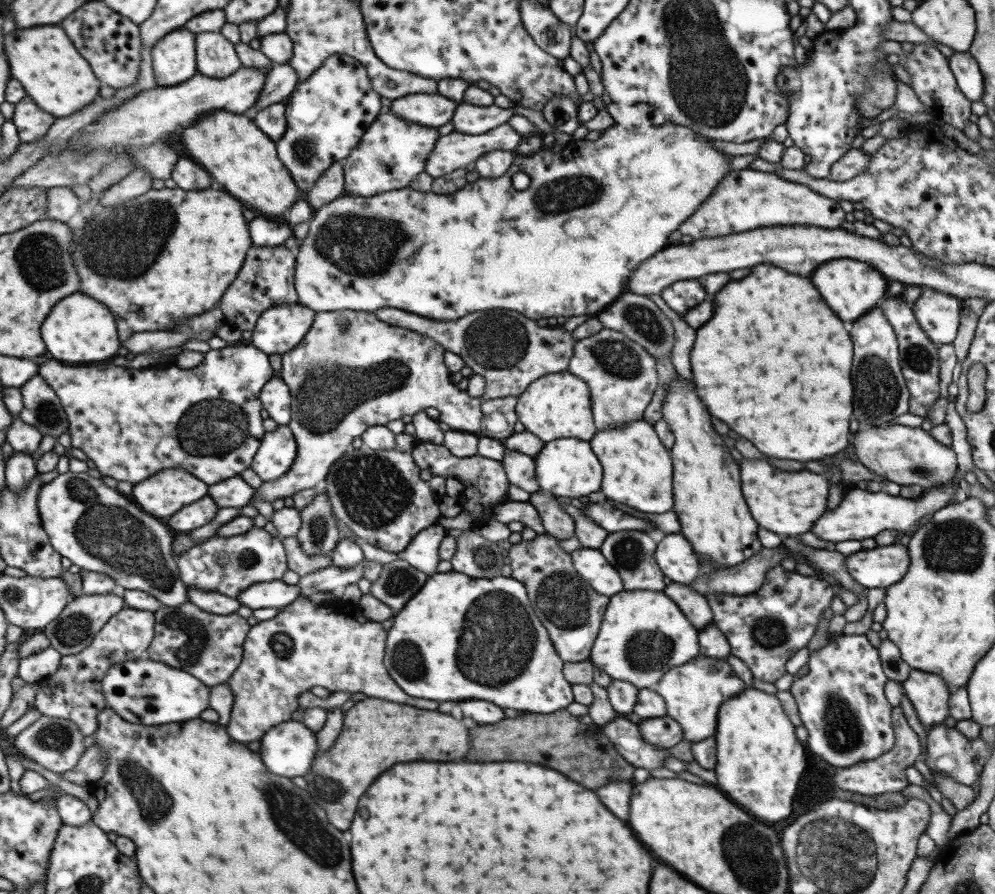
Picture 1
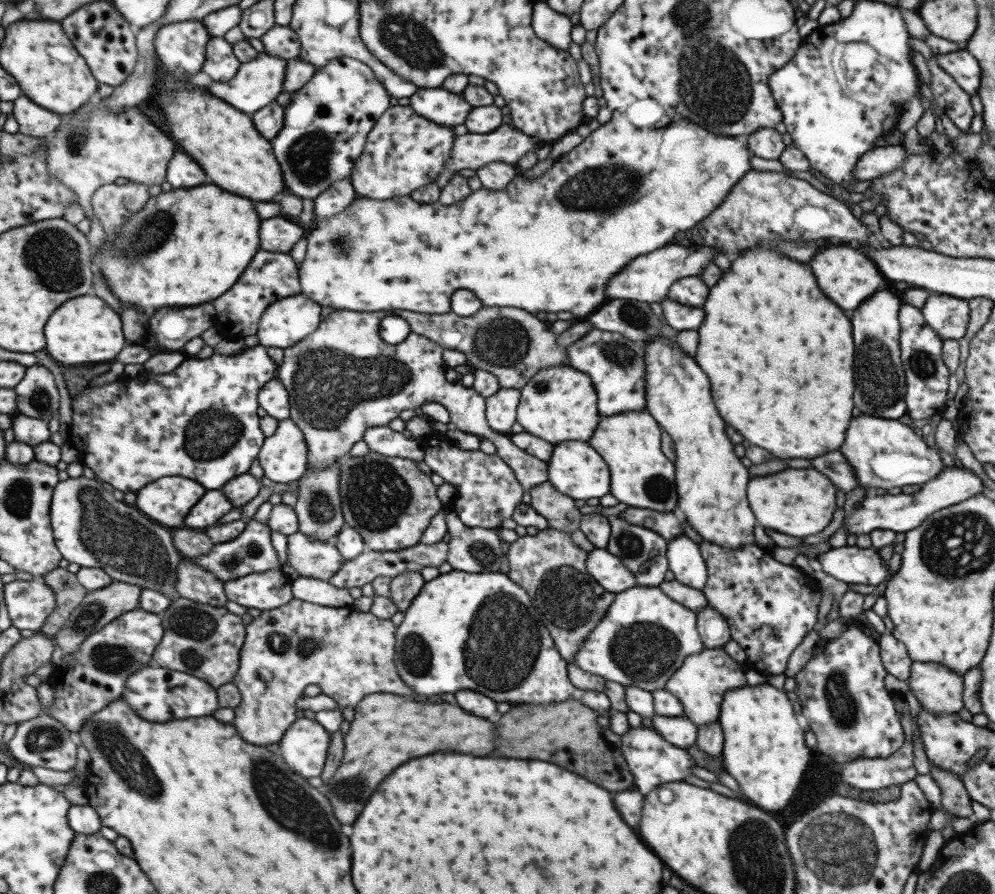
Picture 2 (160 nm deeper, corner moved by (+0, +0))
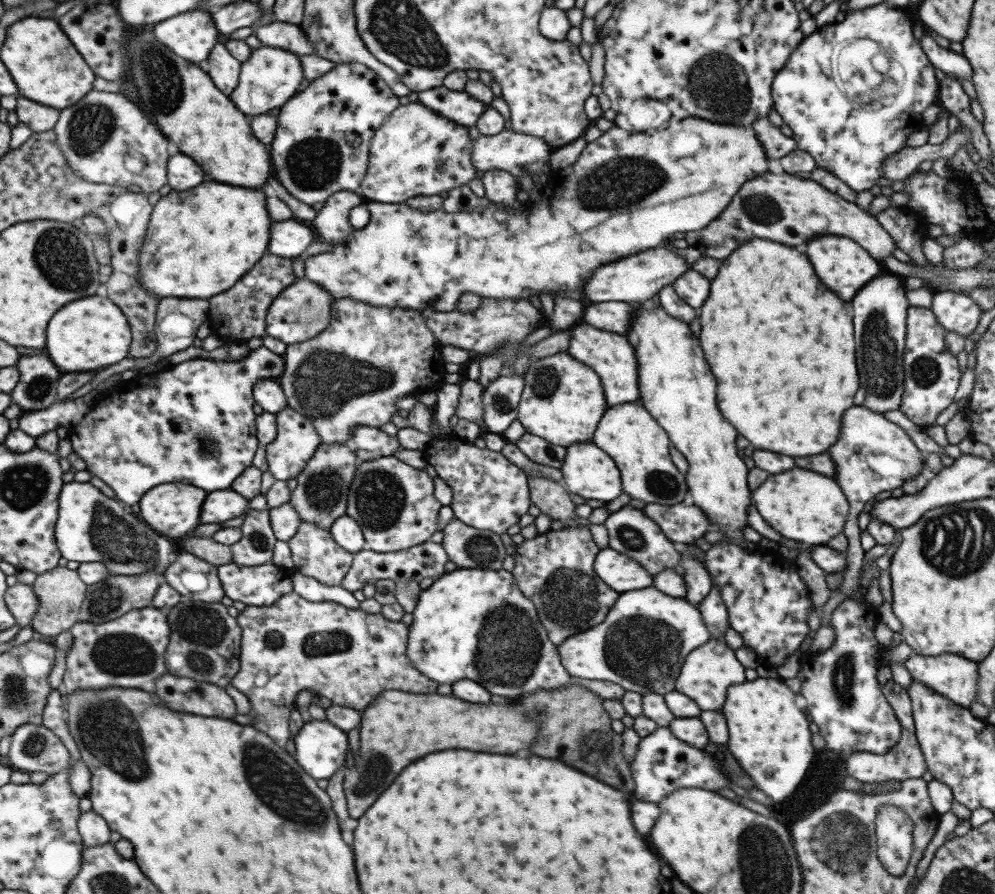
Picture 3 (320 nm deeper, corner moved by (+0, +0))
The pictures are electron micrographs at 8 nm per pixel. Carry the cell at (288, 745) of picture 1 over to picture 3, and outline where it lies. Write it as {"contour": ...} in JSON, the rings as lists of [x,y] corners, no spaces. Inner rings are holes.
{"contour":[[[311,719],[309,722],[305,722],[292,740],[293,746],[295,746],[293,758],[311,778],[328,780],[330,776],[333,776],[333,772],[344,766],[345,751],[348,749],[347,733],[344,733],[339,727],[329,724],[325,719]]]}

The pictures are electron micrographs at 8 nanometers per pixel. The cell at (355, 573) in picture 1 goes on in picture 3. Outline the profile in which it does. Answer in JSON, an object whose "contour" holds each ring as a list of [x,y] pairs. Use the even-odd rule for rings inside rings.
{"contour":[[[430,540],[405,550],[383,553],[365,547],[352,556],[351,566],[341,579],[340,586],[349,593],[355,593],[361,591],[365,584],[374,584],[379,579],[389,579],[396,584],[411,580],[418,583],[422,578],[436,579],[444,573],[443,566],[447,564],[447,561],[446,552],[440,543],[433,543]]]}

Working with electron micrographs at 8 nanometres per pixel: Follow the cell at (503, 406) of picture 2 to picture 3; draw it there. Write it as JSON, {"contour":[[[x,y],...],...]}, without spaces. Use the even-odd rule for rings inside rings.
{"contour":[[[499,375],[481,394],[484,432],[501,434],[517,418],[524,377]]]}

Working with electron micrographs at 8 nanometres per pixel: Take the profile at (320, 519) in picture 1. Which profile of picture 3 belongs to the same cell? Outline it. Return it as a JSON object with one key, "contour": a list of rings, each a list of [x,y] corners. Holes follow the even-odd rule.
{"contour":[[[319,443],[302,471],[295,477],[295,488],[290,492],[289,503],[301,522],[313,523],[327,529],[339,516],[345,515],[347,493],[359,460],[348,444]]]}

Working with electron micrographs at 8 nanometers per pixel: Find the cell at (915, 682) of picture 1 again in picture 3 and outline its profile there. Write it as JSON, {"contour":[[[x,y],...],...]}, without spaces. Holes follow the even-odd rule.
{"contour":[[[943,654],[941,656],[912,655],[903,662],[903,665],[913,681],[924,684],[943,698],[948,698],[963,708],[968,708],[970,702],[976,702],[978,667],[971,660],[963,660],[961,656],[955,656],[955,654]]]}

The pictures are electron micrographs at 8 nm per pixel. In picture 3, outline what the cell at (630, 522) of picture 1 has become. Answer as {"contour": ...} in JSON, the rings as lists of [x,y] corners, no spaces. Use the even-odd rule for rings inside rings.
{"contour":[[[681,502],[672,505],[646,503],[641,509],[661,532],[674,544],[685,542],[691,544],[693,538],[701,538],[707,532],[710,522],[700,508],[685,505]]]}

